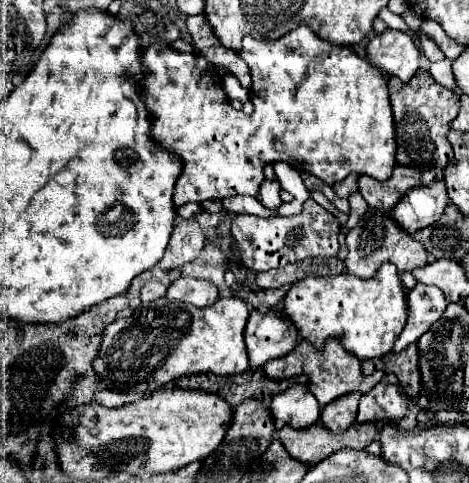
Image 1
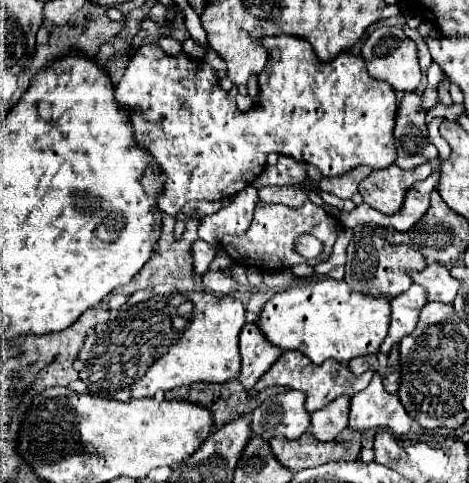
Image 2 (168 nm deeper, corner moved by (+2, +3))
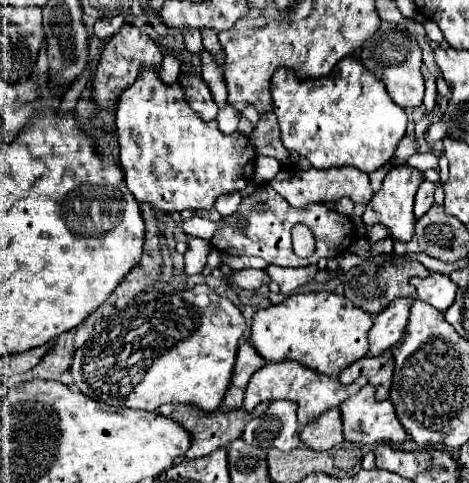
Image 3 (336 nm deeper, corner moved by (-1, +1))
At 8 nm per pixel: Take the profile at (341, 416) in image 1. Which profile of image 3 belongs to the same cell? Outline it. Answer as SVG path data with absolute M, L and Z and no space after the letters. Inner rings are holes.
M339 409L325 411L317 421L307 425L301 431L301 443L307 449L315 451L327 451L343 441L343 431L341 431L341 415Z

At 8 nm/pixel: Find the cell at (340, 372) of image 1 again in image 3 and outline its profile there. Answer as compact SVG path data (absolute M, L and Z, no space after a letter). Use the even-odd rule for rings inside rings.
M267 363L267 365L263 365L263 369L257 371L257 375L251 377L251 383L247 385L247 391L245 391L243 409L253 411L263 401L287 399L287 401L297 403L297 423L299 423L299 427L305 427L305 425L313 423L323 411L339 407L347 397L355 395L363 385L367 385L365 377L355 379L355 383L351 383L351 385L341 385L335 377L317 375L315 371L311 371L299 363Z

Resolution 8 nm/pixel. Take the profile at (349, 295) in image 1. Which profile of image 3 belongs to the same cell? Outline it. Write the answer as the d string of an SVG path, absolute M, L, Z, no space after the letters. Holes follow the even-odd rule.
M293 293L283 303L255 311L251 319L251 345L267 363L297 361L319 375L335 377L339 371L367 355L367 331L373 319L337 293Z

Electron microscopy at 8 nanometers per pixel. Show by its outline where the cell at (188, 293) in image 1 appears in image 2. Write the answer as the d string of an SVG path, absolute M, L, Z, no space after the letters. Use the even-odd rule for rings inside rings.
M208 271L206 275L202 275L202 283L204 289L214 295L230 295L238 289L238 283L232 277L226 277L222 271Z

